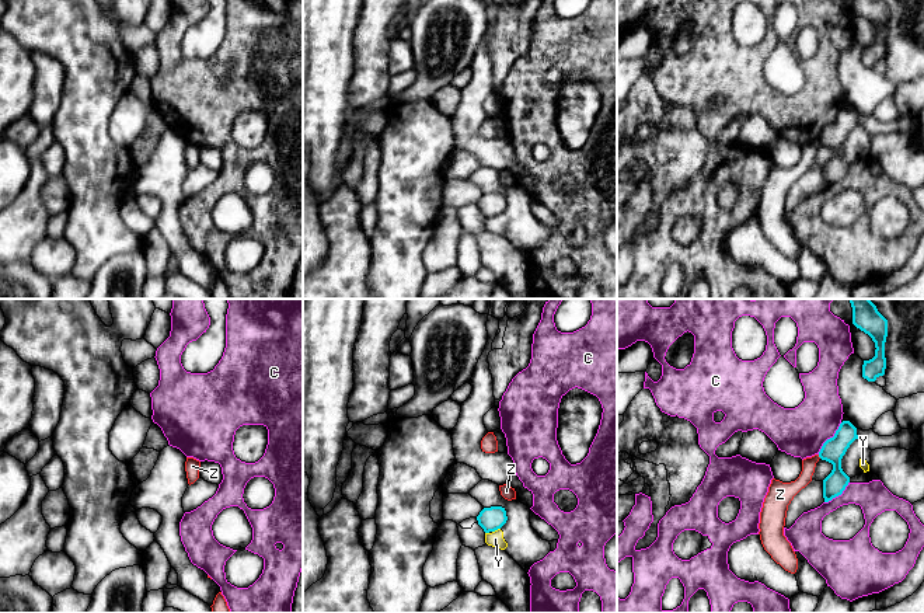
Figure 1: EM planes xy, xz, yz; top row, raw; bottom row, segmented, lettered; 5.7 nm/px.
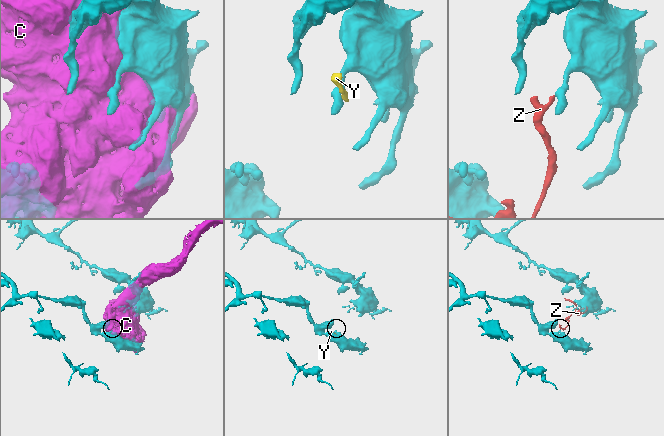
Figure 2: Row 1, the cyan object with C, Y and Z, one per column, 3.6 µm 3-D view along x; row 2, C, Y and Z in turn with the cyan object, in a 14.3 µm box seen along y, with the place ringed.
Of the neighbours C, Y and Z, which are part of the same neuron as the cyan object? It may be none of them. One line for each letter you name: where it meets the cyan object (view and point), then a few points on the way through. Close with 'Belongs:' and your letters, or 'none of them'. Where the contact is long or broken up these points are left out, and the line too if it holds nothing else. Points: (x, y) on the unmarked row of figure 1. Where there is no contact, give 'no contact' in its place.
Belongs: none of them

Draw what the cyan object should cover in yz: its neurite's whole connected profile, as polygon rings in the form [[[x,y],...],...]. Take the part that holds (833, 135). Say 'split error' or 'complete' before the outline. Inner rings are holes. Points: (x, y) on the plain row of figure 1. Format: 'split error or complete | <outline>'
complete | [[[843,107],[834,122],[827,125],[819,137],[822,146],[833,150],[831,159],[823,166],[824,188],[841,181],[850,168],[850,163],[841,154],[841,144],[855,125],[858,125],[857,114],[850,107]]]

